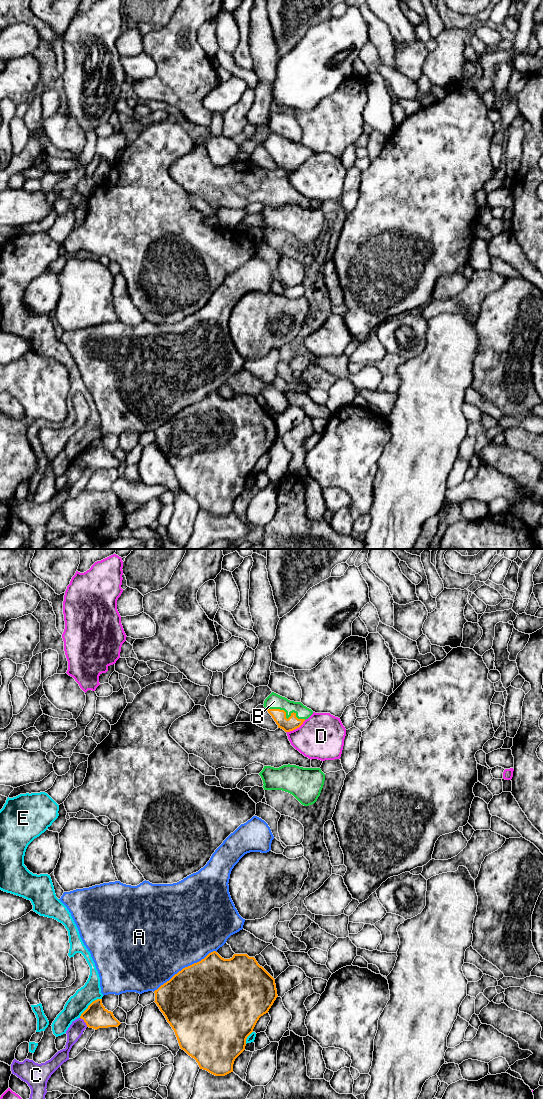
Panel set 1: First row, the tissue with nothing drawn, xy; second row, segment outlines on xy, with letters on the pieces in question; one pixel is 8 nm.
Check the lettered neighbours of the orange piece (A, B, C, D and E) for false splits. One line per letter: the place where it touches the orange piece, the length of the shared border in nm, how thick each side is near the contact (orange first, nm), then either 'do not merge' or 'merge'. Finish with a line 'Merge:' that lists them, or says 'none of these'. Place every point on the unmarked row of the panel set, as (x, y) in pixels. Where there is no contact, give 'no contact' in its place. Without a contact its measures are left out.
A: meets orange in xy at (185, 407); contact 600 nm long; 500 nm thick on the orange side, 500 nm on the other; do not merge
B: meets orange in xy at (285, 156); contact 320 nm long; 110 nm thick on the orange side, 130 nm on the other; merge
C: meets orange in xy at (84, 461); contact 100 nm long; 190 nm thick on the orange side, 120 nm on the other; do not merge
D: meets orange in xy at (295, 168); contact 190 nm long; 110 nm thick on the orange side, 360 nm on the other; do not merge
E: meets orange in xy at (89, 445); contact 240 nm long; 190 nm thick on the orange side, 160 nm on the other; do not merge
Merge: B

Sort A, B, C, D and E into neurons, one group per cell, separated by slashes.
A / B / C / D / E

